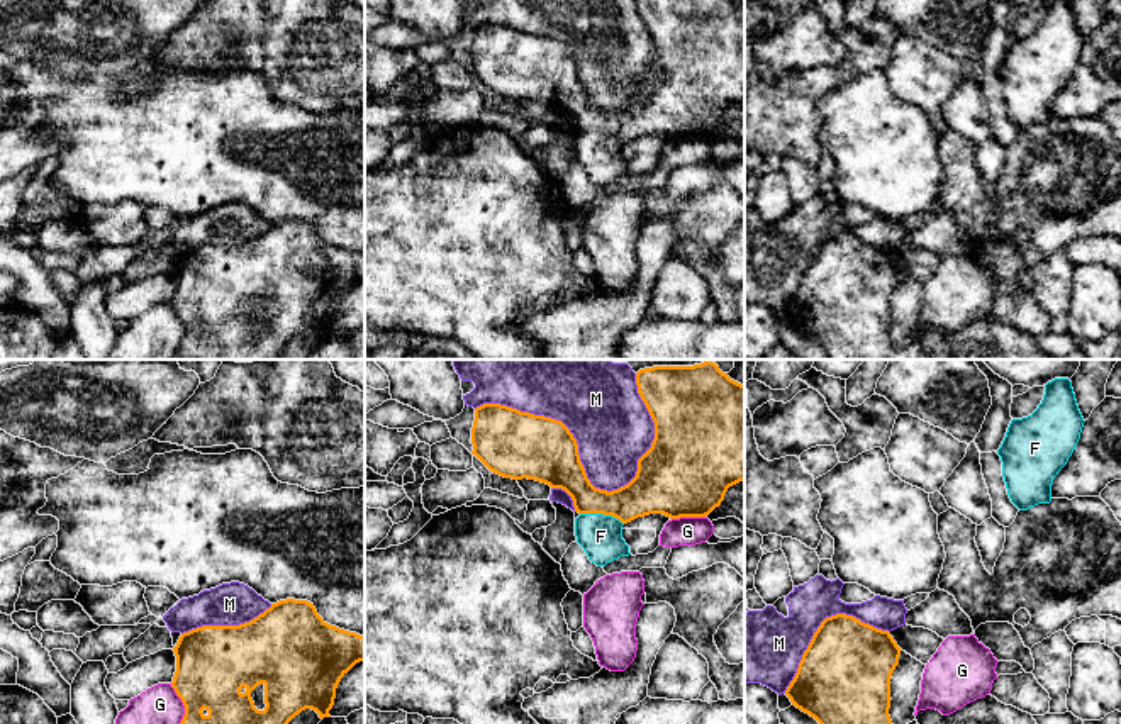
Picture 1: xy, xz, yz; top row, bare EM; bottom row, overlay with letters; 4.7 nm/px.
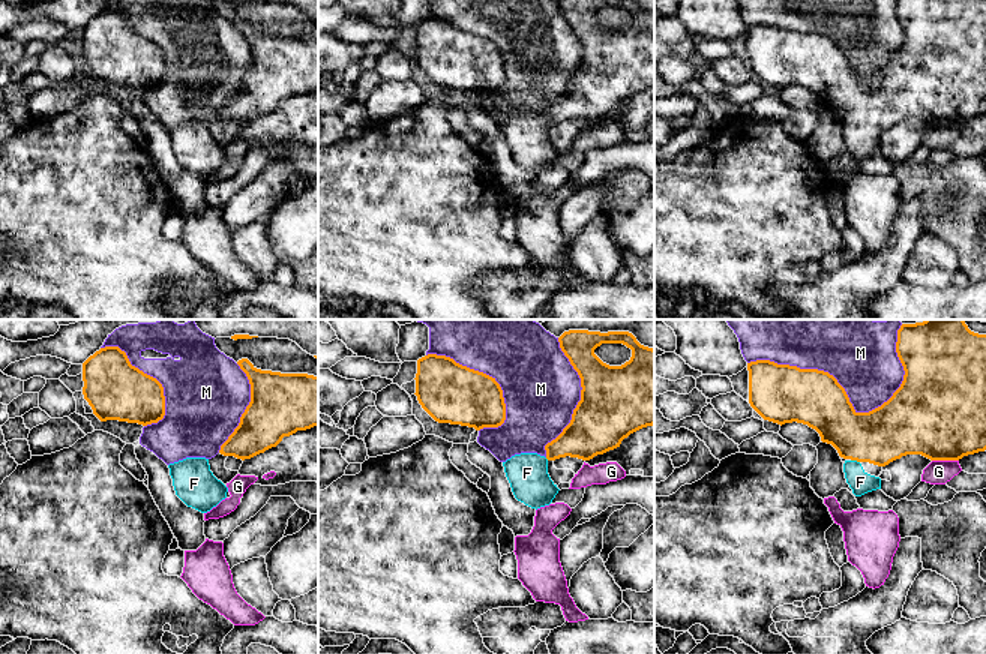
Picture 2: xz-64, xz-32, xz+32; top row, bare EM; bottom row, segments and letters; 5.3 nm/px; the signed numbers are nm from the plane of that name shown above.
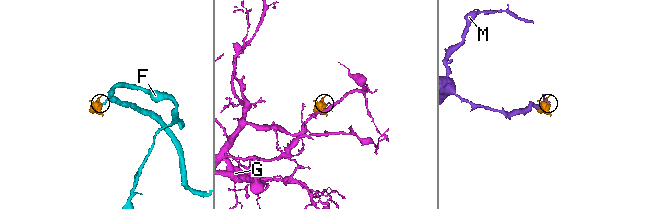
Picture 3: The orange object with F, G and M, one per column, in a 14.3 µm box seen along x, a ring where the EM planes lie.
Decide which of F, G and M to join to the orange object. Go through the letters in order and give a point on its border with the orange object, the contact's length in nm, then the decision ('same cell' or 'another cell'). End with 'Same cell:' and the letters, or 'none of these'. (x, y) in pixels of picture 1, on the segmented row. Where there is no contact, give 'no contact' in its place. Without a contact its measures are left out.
F: xz (602, 512) | 220 nm | same cell
G: xy (184, 704) | 200 nm | another cell
M: xz (577, 450) | 850 nm | another cell
Same cell: F

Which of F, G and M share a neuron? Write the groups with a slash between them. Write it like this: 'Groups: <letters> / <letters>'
Groups: F / G / M

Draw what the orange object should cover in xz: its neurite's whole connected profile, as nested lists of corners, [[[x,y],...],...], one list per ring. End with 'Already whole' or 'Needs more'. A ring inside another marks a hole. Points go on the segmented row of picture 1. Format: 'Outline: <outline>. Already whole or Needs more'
Outline: [[[712,361],[694,366],[644,368],[636,373],[636,385],[655,422],[655,439],[651,448],[638,459],[636,476],[612,492],[595,488],[590,483],[580,461],[577,439],[561,420],[500,404],[483,404],[475,409],[471,454],[504,478],[527,478],[565,490],[573,500],[575,512],[580,514],[575,519],[577,543],[597,566],[605,566],[621,556],[631,554],[622,539],[624,524],[650,514],[663,514],[670,519],[706,517],[721,505],[729,487],[745,480],[745,385],[731,380]]]. Needs more

